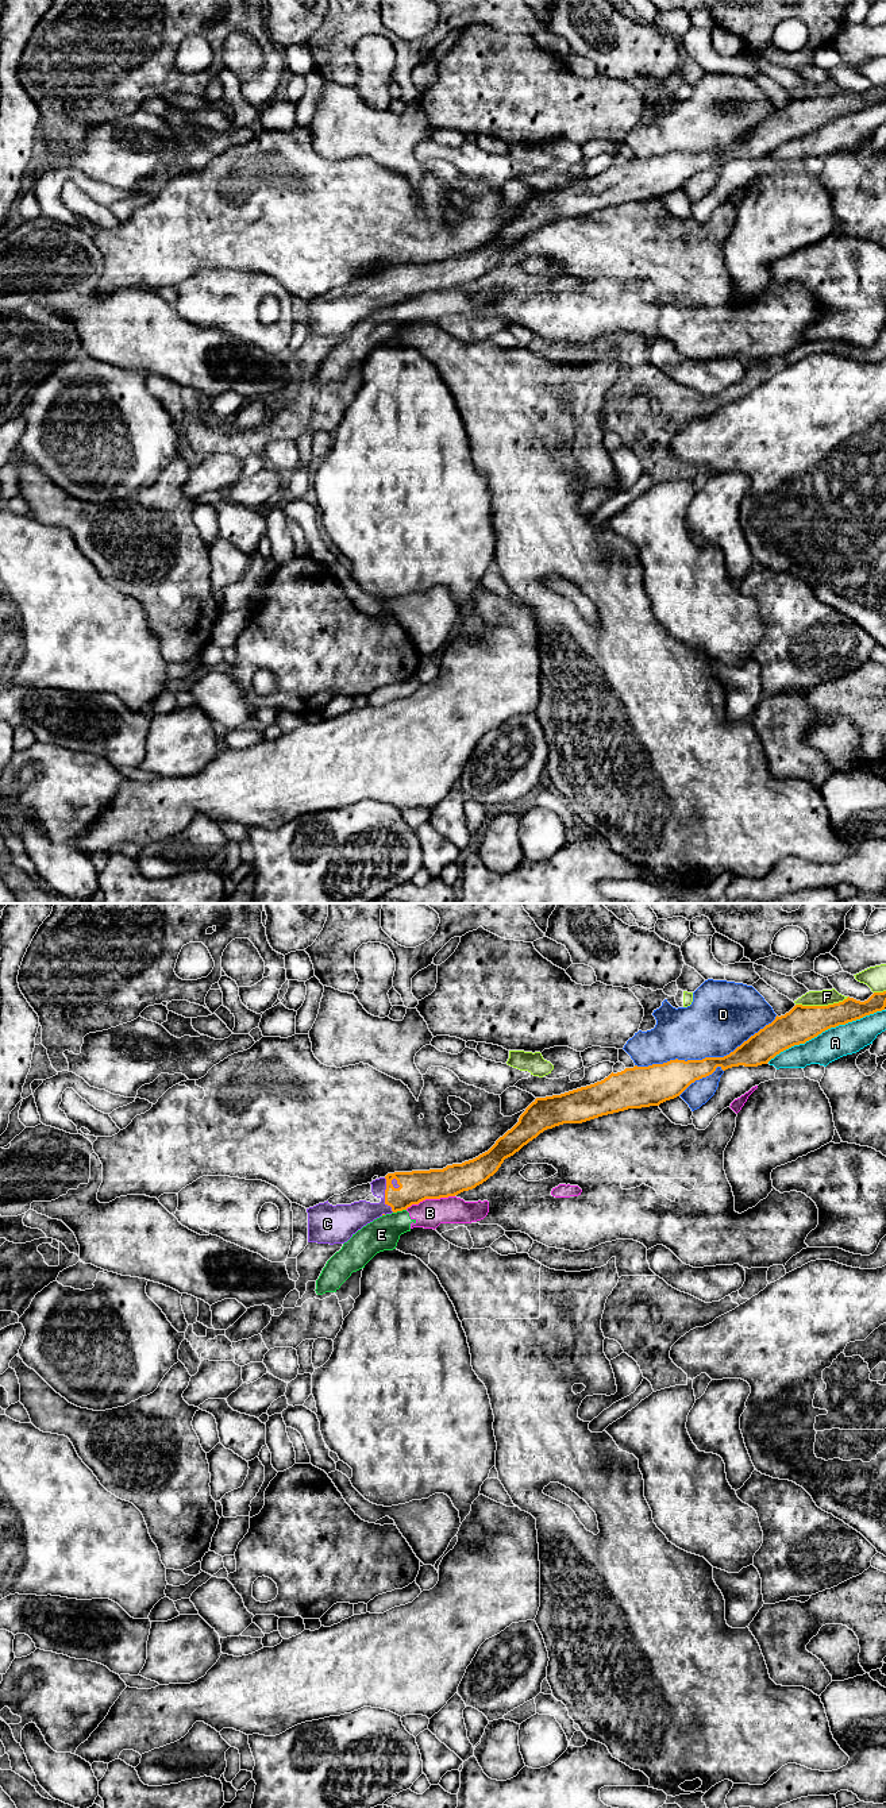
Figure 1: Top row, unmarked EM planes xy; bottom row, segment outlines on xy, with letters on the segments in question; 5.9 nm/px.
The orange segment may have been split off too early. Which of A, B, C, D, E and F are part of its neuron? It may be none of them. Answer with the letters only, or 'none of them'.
C

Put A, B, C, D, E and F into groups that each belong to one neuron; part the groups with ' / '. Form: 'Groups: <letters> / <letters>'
Groups: A B E / C / D / F

